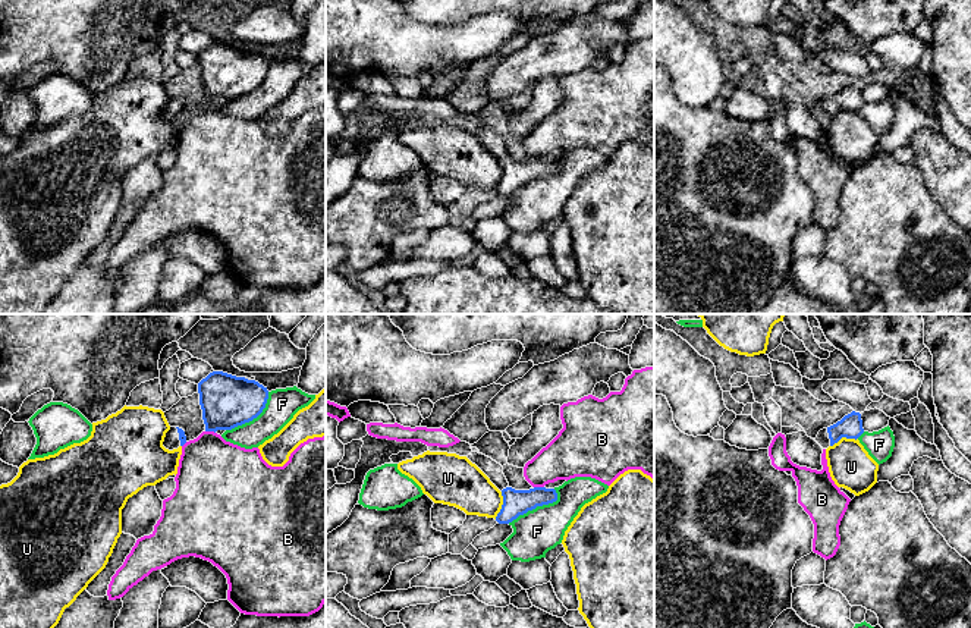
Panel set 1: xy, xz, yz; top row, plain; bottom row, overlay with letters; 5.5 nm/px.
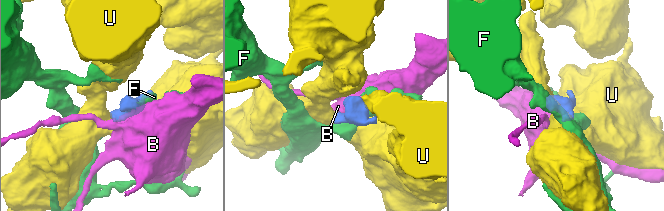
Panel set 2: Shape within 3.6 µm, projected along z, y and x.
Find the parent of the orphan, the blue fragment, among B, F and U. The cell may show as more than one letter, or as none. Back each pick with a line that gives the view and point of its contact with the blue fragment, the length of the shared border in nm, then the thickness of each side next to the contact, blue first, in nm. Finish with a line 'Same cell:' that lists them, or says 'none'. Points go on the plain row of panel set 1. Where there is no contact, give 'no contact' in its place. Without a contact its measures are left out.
Same cell: none

